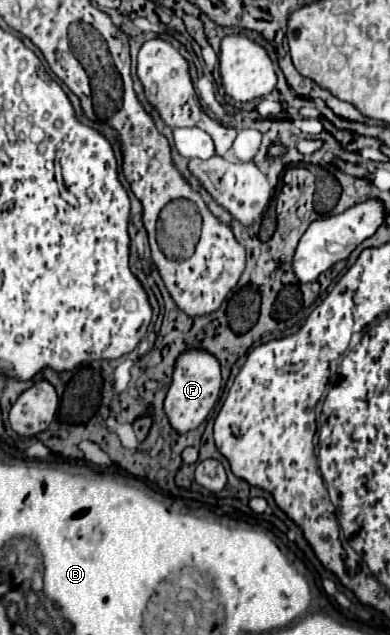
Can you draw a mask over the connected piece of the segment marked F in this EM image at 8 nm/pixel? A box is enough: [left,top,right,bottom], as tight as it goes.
[164,350,220,434]

